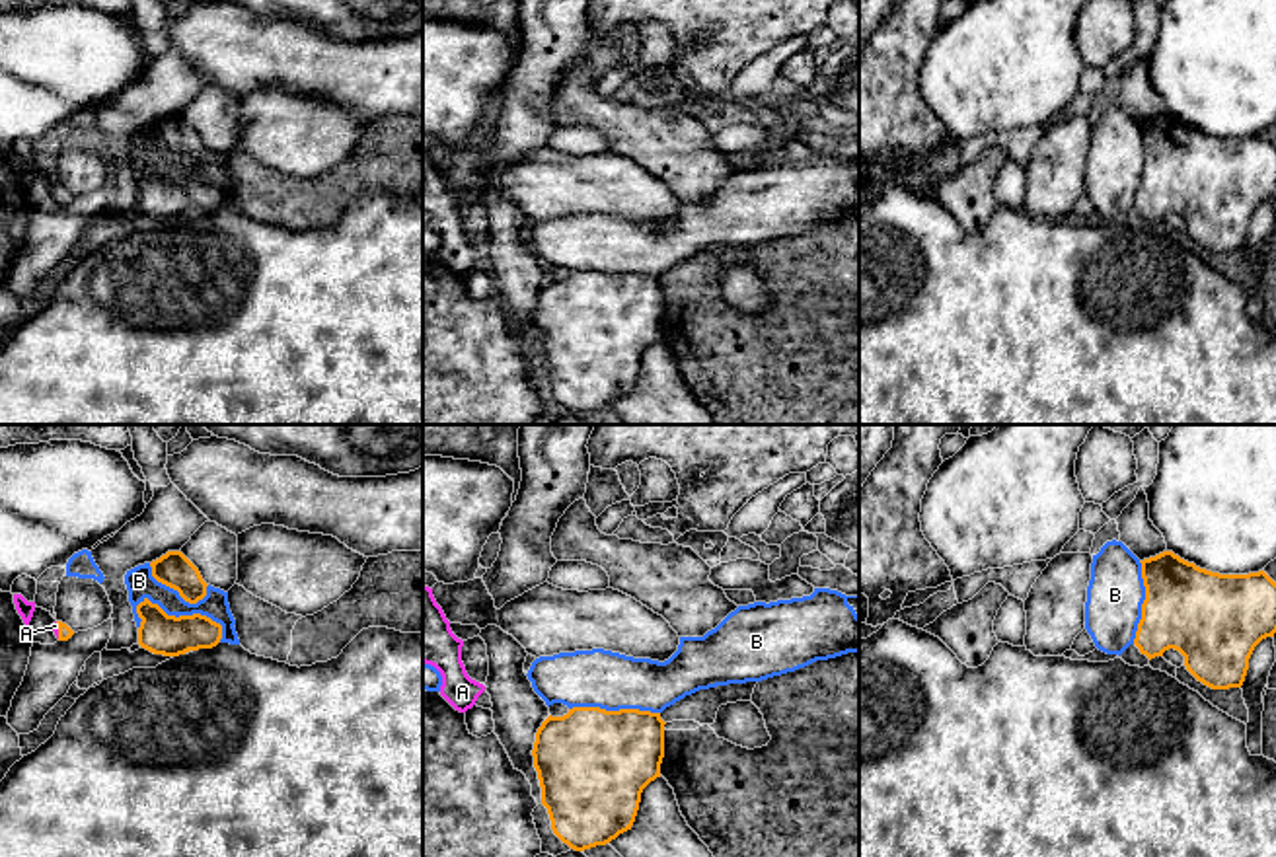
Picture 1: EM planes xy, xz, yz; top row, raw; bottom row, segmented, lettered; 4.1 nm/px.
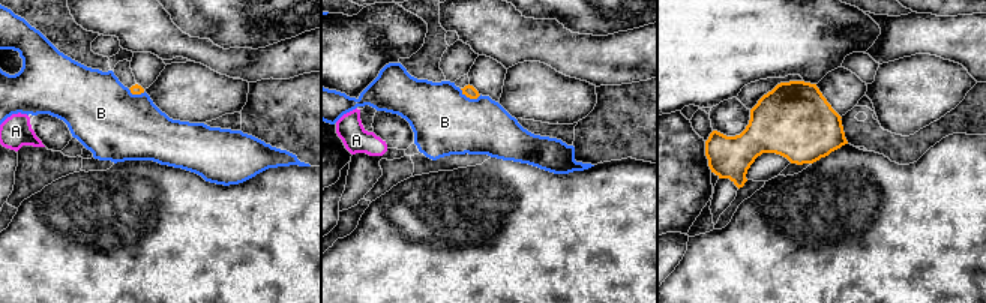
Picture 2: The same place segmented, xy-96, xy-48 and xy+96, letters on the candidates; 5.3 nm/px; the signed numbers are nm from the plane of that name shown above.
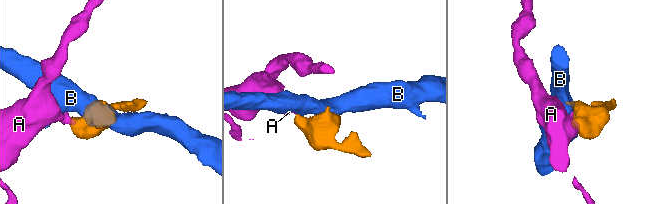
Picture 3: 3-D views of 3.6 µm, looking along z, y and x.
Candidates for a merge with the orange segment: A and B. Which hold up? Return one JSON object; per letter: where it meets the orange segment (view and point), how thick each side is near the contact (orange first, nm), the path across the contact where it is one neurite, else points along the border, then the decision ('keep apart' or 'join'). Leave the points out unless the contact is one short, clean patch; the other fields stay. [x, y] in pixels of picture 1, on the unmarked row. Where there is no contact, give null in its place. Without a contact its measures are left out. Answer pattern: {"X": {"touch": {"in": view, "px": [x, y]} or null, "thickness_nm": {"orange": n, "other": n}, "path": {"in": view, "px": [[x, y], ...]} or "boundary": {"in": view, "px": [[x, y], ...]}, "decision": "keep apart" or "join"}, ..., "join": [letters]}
{"A": {"touch": {"in": "xy", "px": [59, 193]}, "thickness_nm": {"orange": 60, "other": 30}, "path": {"in": "xy", "px": [[65, 195], [59, 193], [55, 189]]}, "decision": "join"}, "B": {"touch": {"in": "xy", "px": [186, 180]}, "thickness_nm": {"orange": 170, "other": 120}, "boundary": {"in": "xy", "px": [[135, 170], [149, 162], [168, 178], [205, 178], [221, 205]]}, "decision": "keep apart"}, "join": ["A"]}

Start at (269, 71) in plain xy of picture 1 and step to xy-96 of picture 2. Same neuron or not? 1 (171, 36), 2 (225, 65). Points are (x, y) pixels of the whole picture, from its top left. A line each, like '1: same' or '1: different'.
1: same
2: same

